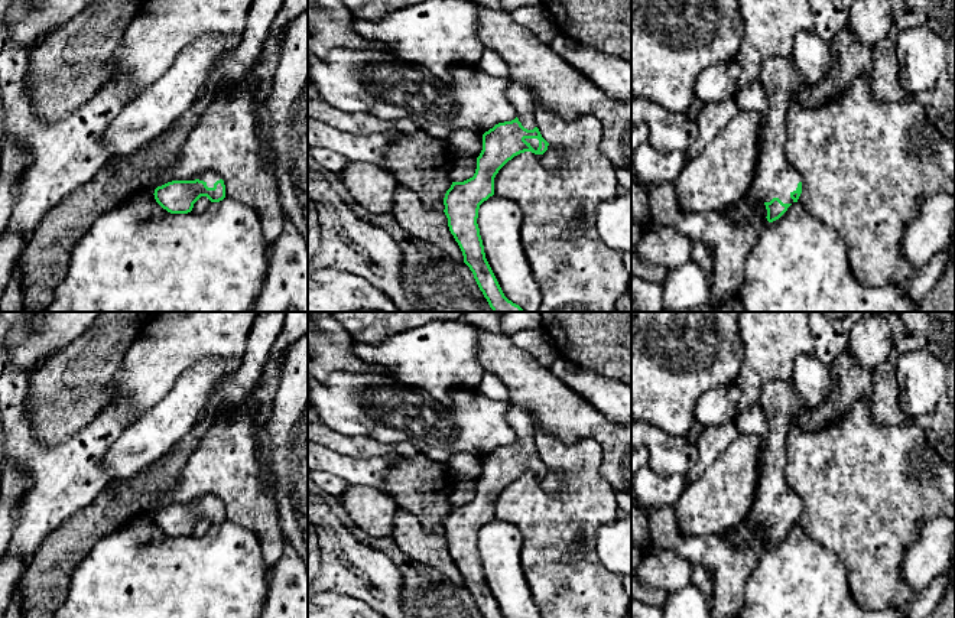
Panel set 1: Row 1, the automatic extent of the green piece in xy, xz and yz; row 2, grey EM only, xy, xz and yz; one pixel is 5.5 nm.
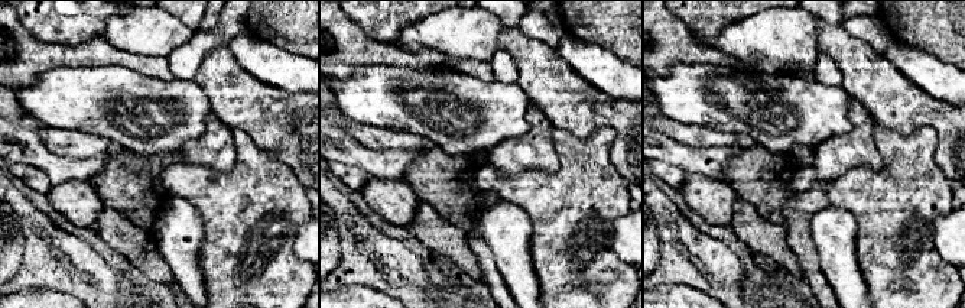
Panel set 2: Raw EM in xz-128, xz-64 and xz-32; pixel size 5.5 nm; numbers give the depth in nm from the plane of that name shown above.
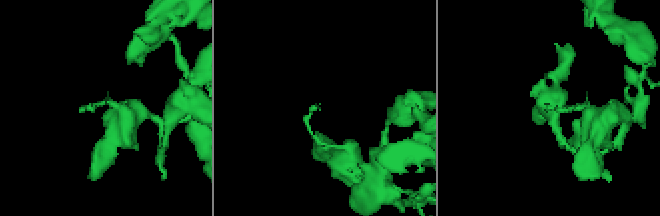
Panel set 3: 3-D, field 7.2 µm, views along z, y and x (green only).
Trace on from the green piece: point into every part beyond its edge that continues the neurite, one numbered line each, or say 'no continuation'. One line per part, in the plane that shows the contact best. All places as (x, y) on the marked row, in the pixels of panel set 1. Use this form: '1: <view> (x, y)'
1: yz (775, 176)

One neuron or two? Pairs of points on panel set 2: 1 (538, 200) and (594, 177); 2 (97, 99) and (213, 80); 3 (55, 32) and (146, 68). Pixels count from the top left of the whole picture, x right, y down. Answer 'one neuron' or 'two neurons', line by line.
1: one neuron
2: two neurons
3: two neurons

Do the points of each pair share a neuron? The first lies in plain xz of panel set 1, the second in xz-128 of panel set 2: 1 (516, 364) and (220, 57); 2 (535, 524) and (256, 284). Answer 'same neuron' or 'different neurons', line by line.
1: same neuron
2: same neuron

